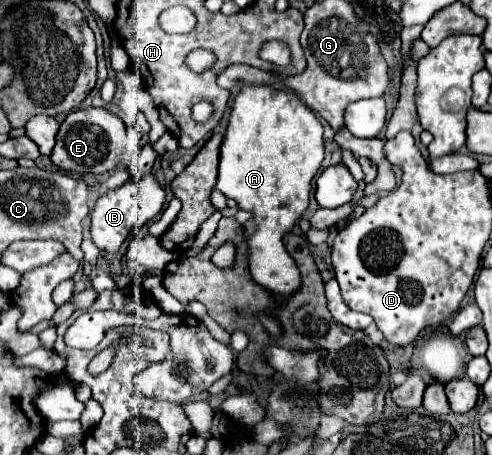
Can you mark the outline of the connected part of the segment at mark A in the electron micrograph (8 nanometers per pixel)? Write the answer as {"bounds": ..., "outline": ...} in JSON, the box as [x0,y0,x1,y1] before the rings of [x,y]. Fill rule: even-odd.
{"bounds":[216,85,324,299],"outline":[[[246,85],[240,89],[240,93],[236,95],[234,99],[234,107],[232,107],[232,115],[230,115],[230,123],[228,123],[228,131],[226,131],[226,137],[224,137],[224,143],[222,143],[222,153],[220,153],[220,173],[218,173],[218,183],[216,183],[216,189],[220,189],[226,197],[232,197],[236,199],[238,207],[244,209],[244,211],[250,211],[252,213],[252,219],[248,219],[244,223],[244,241],[248,243],[248,269],[250,269],[250,275],[252,279],[262,285],[266,291],[270,291],[274,297],[278,299],[286,299],[286,297],[292,297],[300,285],[302,285],[302,279],[300,279],[300,271],[294,263],[294,259],[290,257],[290,253],[286,251],[284,247],[284,235],[298,223],[298,219],[302,217],[302,213],[308,209],[308,203],[310,203],[310,183],[314,179],[314,175],[318,173],[320,165],[324,161],[324,139],[322,139],[322,123],[316,119],[316,115],[294,95],[294,93],[286,93],[286,91],[280,91],[280,89],[274,89],[274,87],[266,87],[266,85]]]}

